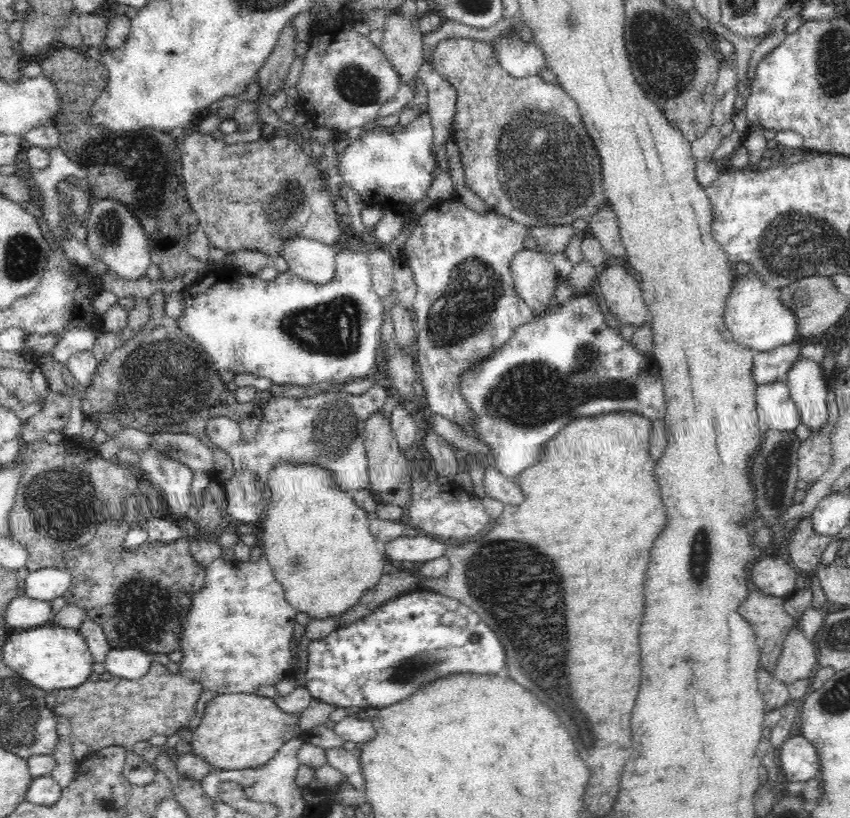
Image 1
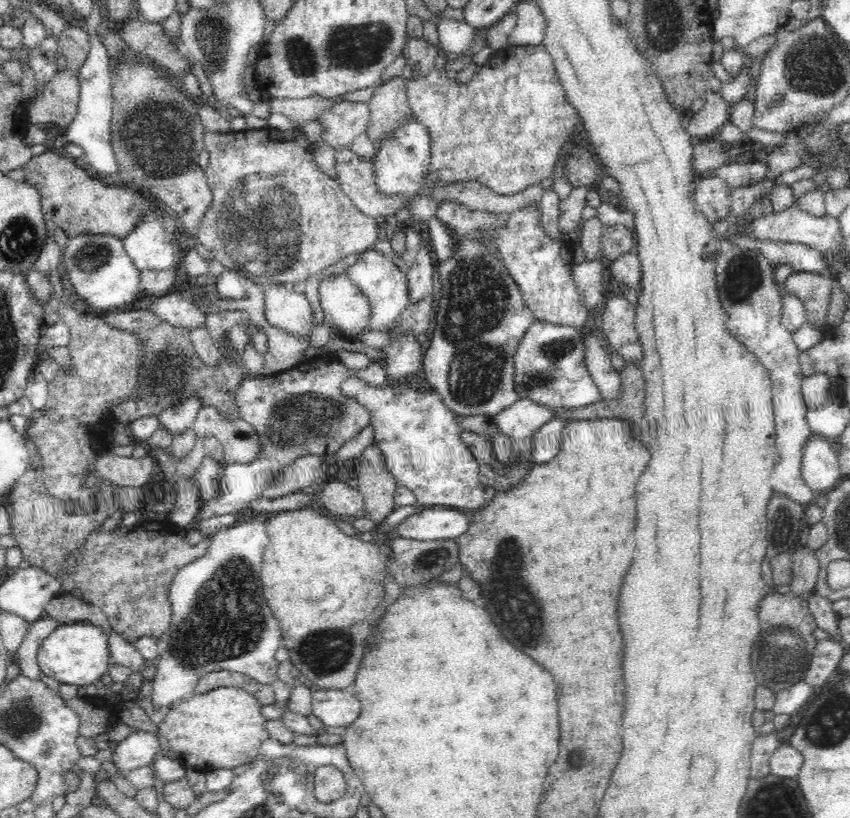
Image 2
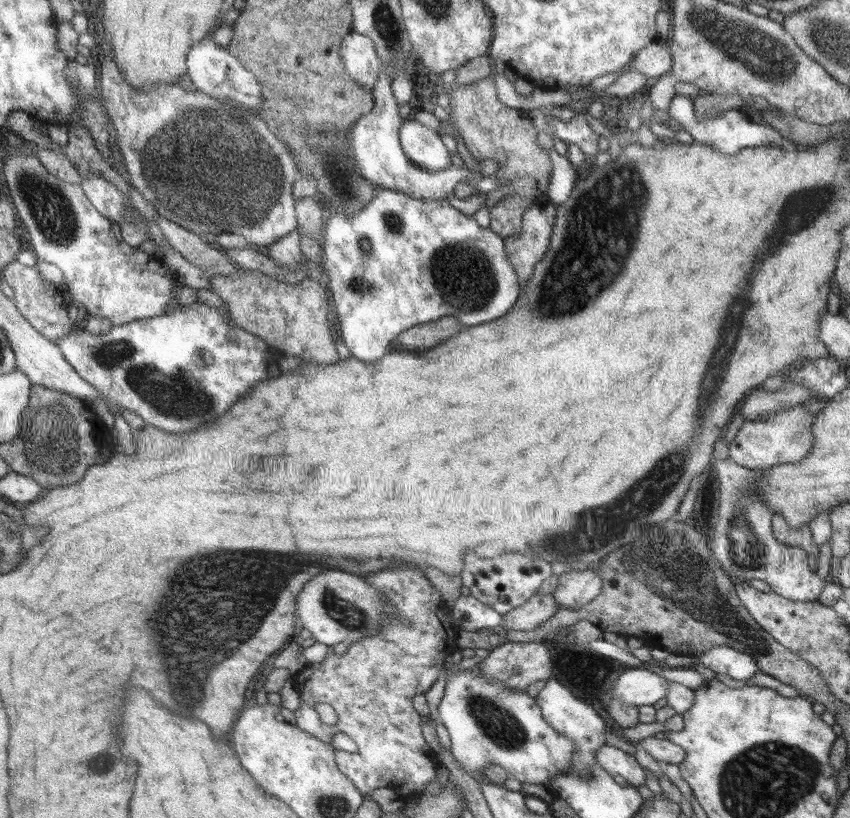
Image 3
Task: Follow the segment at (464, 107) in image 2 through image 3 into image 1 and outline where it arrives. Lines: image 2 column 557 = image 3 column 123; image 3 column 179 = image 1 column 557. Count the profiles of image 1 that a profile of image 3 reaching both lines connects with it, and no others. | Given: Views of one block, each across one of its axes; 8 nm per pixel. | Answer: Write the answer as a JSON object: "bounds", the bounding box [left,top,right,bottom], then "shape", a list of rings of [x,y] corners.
{"bounds":[430,39,607,228],"shape":[[[476,39],[441,40],[434,48],[430,63],[456,89],[456,114],[450,139],[458,145],[466,186],[488,206],[530,228],[532,225],[572,224],[578,218],[594,214],[607,202],[599,154],[582,126],[576,101],[561,85],[545,82],[540,75],[516,78],[508,74],[494,57],[493,42]]]}

